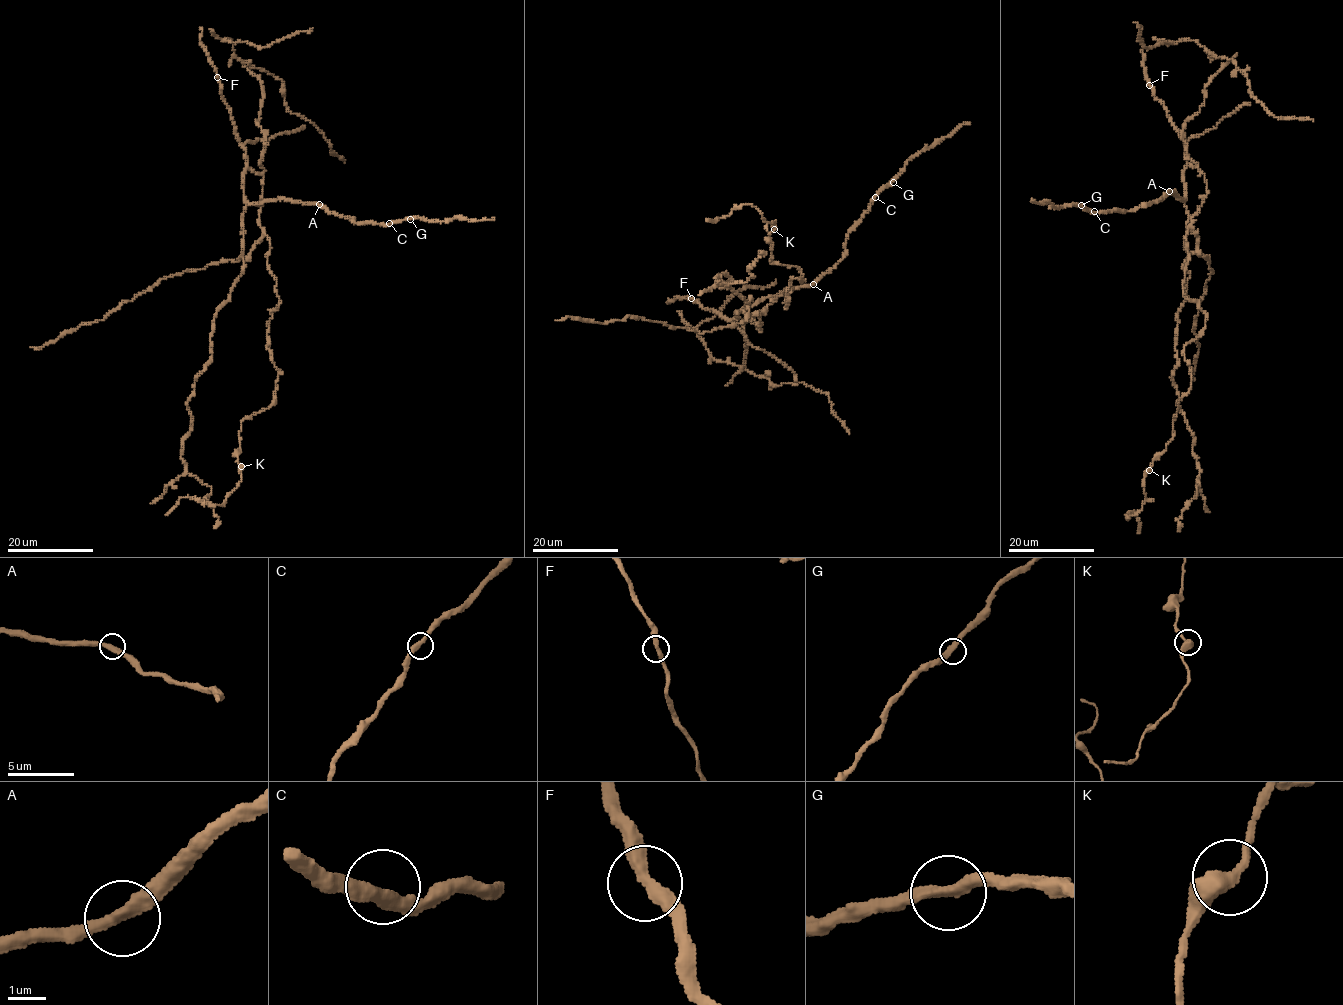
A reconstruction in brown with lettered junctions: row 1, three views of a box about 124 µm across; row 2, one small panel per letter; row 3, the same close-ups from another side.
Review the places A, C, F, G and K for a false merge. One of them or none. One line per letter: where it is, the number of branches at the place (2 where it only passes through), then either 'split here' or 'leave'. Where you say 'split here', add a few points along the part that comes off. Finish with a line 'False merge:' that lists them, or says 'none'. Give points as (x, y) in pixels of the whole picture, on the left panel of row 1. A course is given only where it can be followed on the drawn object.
A: (319, 204) | 2 | leave
C: (389, 223) | 2 | leave
F: (217, 77) | 2 | leave
G: (410, 219) | 2 | leave
K: (241, 466) | 2 | leave
False merge: none

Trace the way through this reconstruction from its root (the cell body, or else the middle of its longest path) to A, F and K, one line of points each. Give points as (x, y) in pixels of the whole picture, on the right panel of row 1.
A: (1207, 189), (1204, 174), (1196, 166), (1187, 164), (1183, 174), (1184, 200), (1177, 197), (1175, 191), (1169, 191)
F: (1207, 189), (1204, 174), (1187, 164), (1185, 141), (1149, 85)
K: (1207, 189), (1185, 237), (1183, 282), (1207, 320), (1184, 346), (1192, 385), (1149, 470)

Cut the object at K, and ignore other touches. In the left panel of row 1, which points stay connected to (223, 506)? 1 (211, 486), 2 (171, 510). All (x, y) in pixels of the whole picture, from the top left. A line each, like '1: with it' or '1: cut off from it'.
1: cut off from it
2: with it

